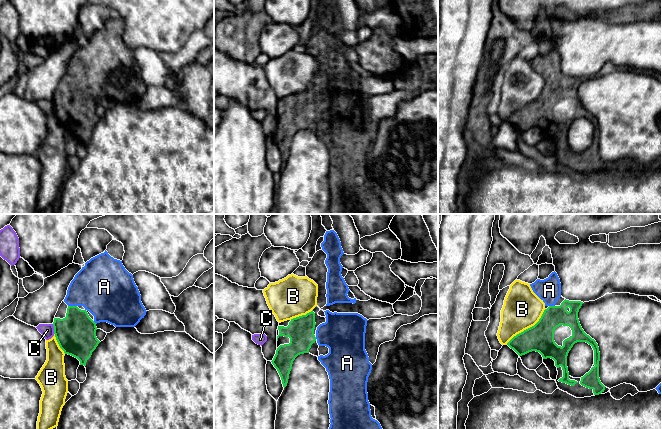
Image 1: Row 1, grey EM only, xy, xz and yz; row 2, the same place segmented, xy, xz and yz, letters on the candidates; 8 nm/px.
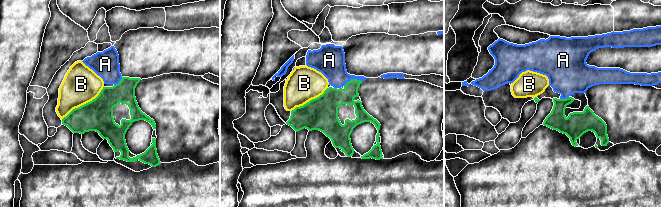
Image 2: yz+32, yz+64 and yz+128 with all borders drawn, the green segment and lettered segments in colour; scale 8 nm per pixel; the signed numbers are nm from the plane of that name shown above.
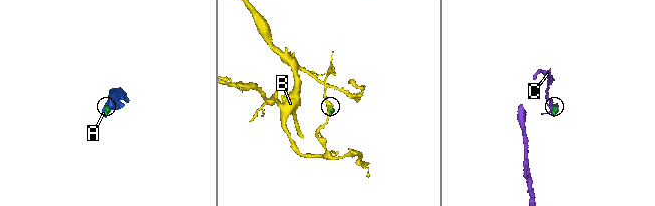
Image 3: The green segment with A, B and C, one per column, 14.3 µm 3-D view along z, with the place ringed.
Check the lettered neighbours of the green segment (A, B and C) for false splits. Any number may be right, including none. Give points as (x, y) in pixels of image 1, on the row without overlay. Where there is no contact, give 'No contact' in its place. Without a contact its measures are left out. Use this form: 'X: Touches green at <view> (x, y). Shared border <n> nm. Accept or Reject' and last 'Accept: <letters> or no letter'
A: Touches green at xy (72, 82). Shared border 70 nm. Accept
B: Touches green at yz (528, 104). Shared border 420 nm. Reject
C: Touches green at xy (54, 105). Shared border 80 nm. Reject
Accept: A

